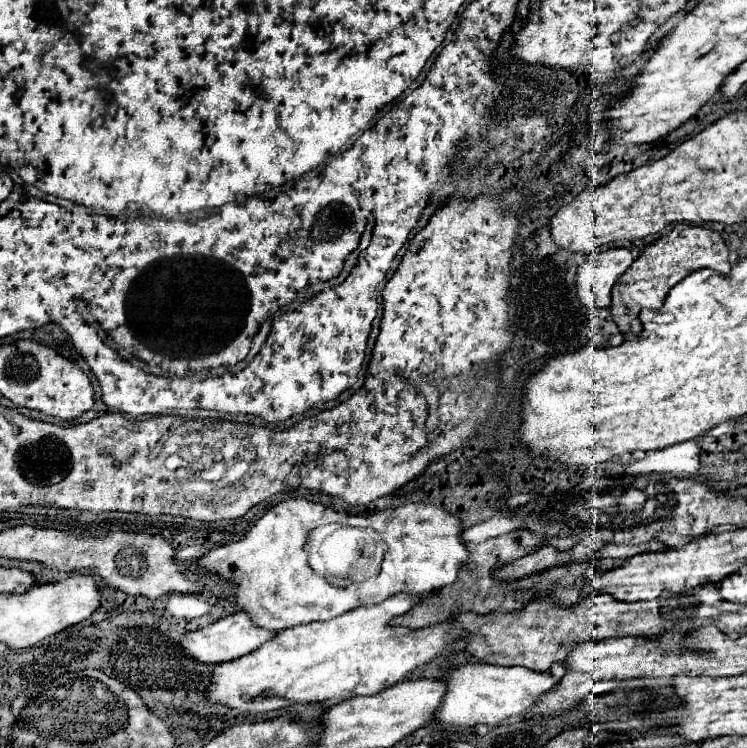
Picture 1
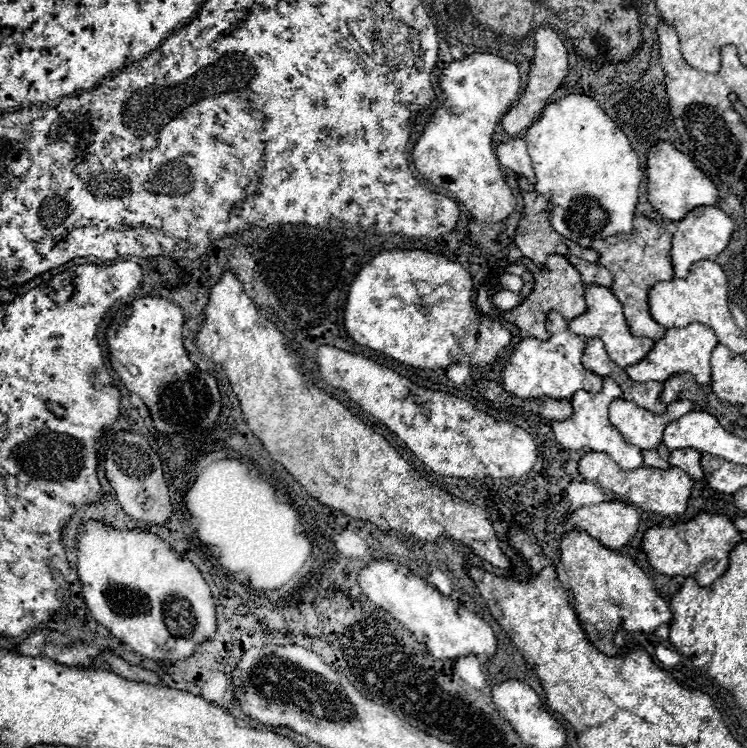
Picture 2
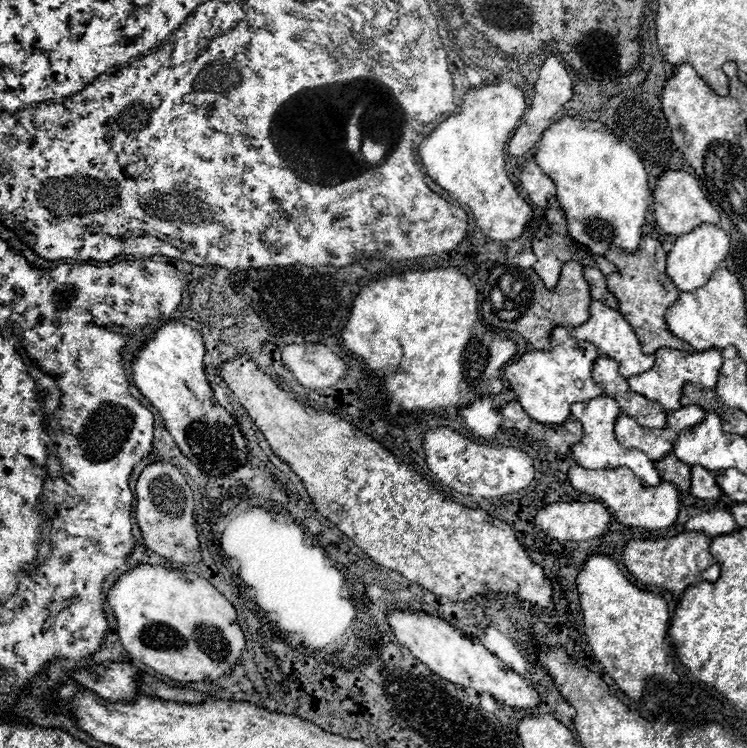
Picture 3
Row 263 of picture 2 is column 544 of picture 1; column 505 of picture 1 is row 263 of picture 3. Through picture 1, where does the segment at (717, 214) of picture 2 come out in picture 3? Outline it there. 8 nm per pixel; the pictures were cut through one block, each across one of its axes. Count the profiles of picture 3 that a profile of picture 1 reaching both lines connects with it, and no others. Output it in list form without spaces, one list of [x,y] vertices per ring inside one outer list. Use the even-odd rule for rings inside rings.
[[[702,224],[702,226],[694,228],[692,232],[676,238],[676,242],[666,258],[666,276],[680,292],[692,292],[692,290],[704,286],[712,278],[714,270],[718,270],[720,262],[728,256],[728,250],[730,250],[728,234],[722,228]]]

